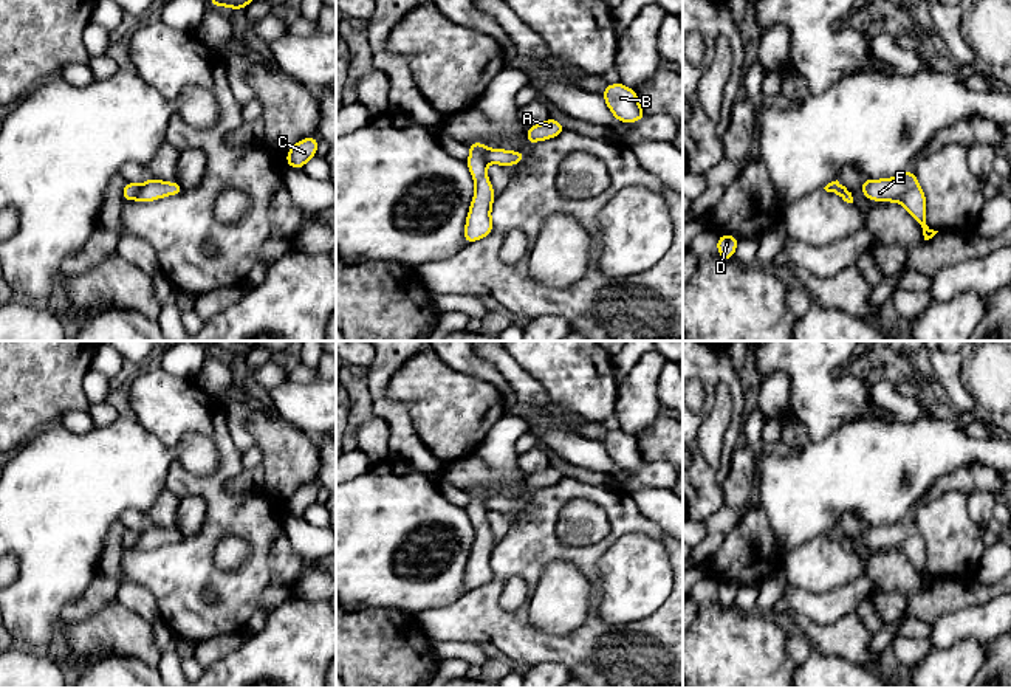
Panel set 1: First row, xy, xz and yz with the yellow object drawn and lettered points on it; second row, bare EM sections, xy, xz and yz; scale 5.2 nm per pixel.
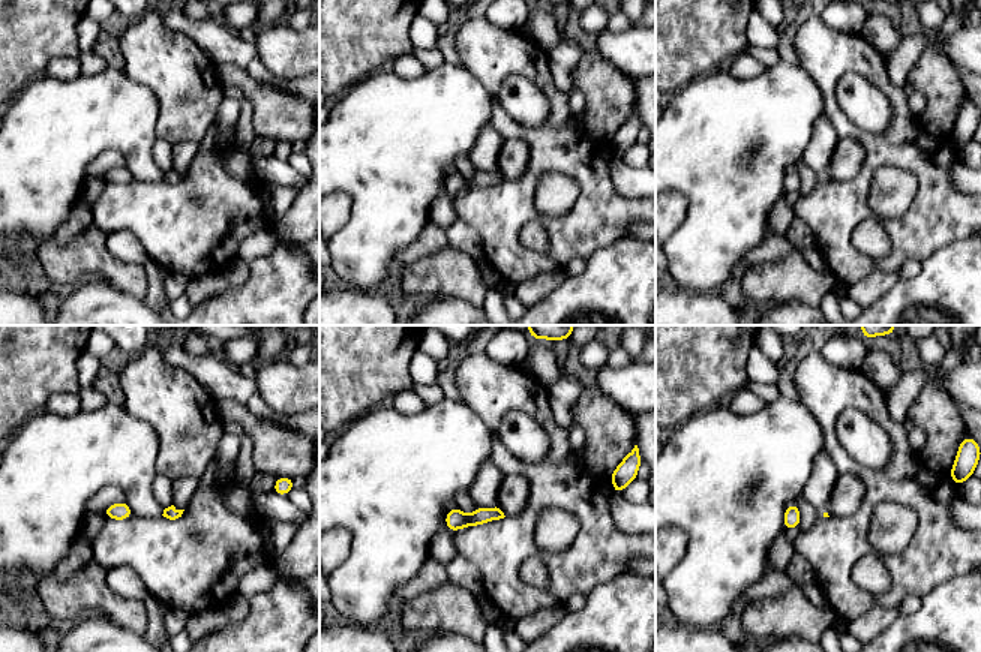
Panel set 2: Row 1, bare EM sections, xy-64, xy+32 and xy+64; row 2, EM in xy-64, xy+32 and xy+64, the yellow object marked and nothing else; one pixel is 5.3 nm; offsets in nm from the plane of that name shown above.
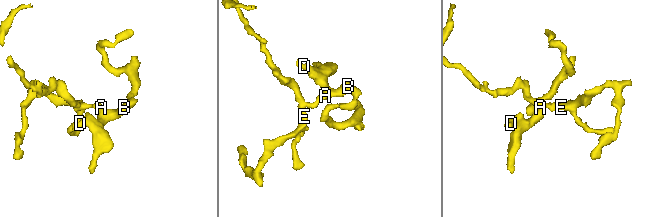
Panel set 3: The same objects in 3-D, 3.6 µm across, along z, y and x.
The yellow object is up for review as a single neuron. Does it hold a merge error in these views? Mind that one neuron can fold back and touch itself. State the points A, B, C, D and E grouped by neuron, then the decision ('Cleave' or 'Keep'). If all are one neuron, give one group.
Groups: A B C D / E. Cleave

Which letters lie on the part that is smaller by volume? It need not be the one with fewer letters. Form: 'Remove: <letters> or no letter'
Remove: A, B, C, D

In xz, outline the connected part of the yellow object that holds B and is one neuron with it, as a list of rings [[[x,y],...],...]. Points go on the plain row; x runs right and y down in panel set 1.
[[[621,429],[605,432],[602,445],[613,463],[625,470],[636,470],[647,463],[641,456],[636,437],[622,432]]]

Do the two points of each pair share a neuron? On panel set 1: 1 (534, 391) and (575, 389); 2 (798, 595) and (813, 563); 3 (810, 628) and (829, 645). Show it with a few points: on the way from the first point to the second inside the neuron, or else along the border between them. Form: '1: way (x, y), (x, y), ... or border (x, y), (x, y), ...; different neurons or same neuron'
1: border (520, 366), (553, 400), (576, 412); different neurons
2: border (788, 583), (813, 594), (829, 594), (838, 589); different neurons
3: way (815, 632), (824, 640); same neuron

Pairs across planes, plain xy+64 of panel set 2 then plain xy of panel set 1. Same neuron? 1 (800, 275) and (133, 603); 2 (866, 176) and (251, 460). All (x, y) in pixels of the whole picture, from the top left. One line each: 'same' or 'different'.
1: different
2: different

